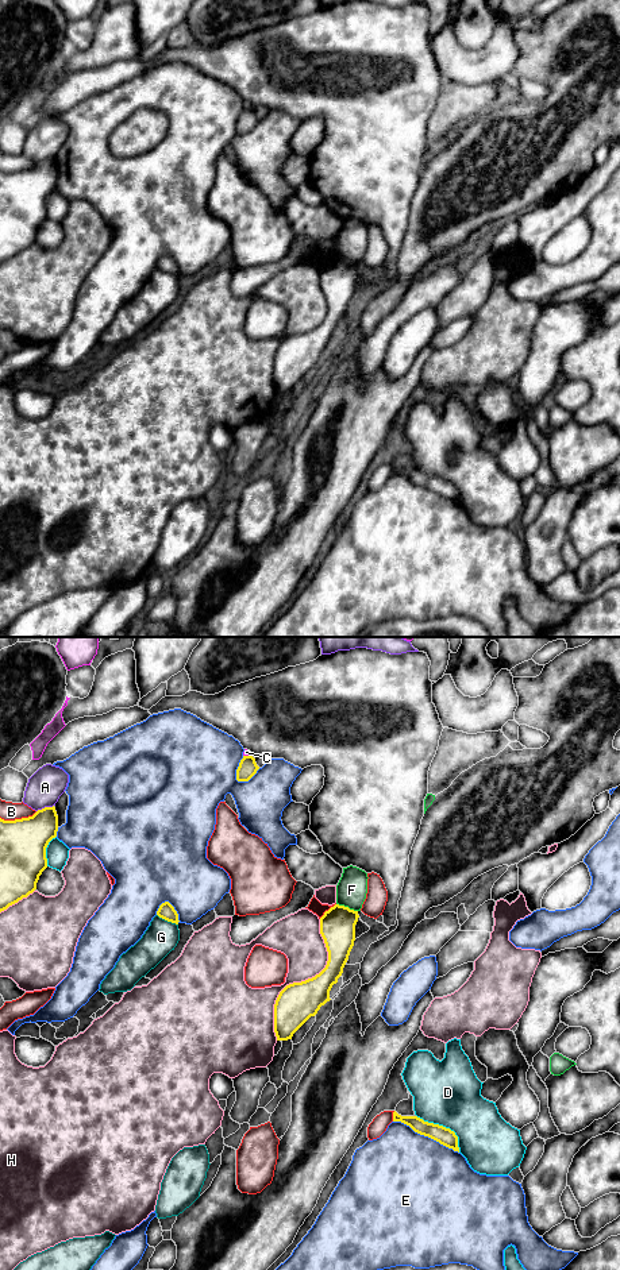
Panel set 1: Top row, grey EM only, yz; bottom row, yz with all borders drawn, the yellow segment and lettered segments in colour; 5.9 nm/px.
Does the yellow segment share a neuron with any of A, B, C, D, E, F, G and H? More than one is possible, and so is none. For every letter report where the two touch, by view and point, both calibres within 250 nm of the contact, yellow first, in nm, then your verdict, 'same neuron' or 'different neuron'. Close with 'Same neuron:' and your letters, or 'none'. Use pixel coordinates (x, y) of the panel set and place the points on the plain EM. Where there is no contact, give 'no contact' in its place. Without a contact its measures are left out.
A: yz (45, 159) | 280/200 nm | different neuron
B: yz (18, 172) | 280/110 nm | different neuron
C: yz (247, 108) | 110/40 nm | different neuron
D: yz (445, 479) | 100/400 nm | different neuron
E: yz (426, 487) | 100/500 nm | different neuron
F: yz (347, 259) | 200/180 nm | different neuron
G: yz (168, 273) | 100/200 nm | different neuron
H: yz (301, 334) | 240/260 nm | different neuron
Same neuron: none

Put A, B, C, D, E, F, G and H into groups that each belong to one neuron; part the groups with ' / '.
A F / B / C / D / E / G / H

